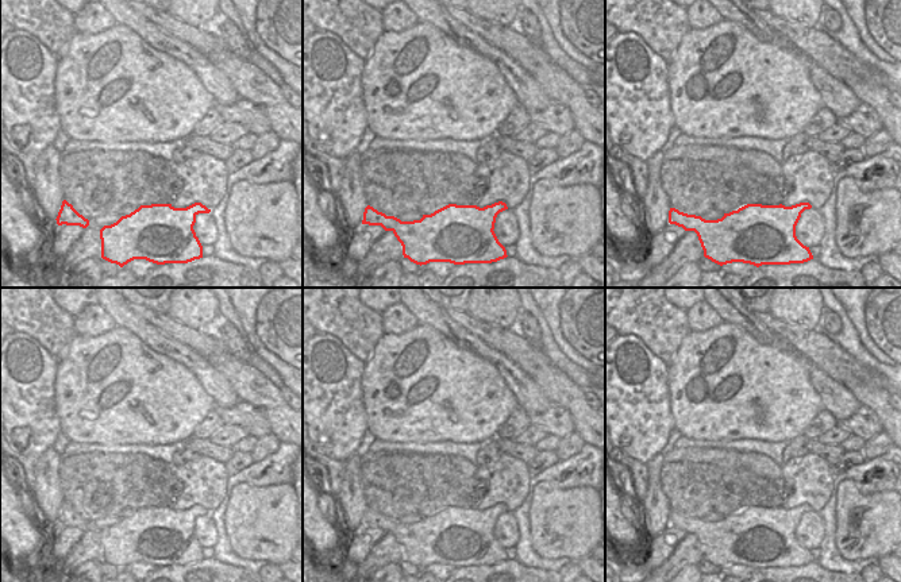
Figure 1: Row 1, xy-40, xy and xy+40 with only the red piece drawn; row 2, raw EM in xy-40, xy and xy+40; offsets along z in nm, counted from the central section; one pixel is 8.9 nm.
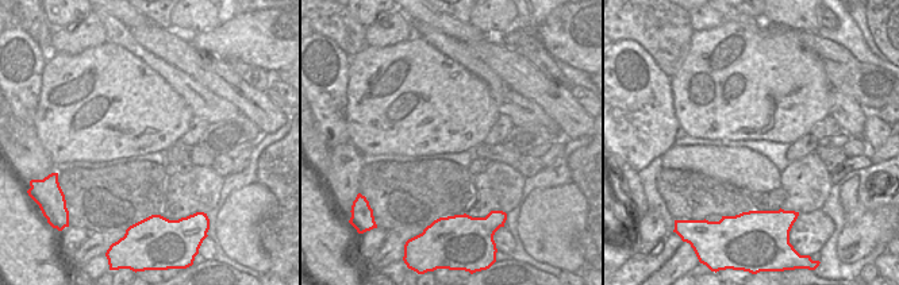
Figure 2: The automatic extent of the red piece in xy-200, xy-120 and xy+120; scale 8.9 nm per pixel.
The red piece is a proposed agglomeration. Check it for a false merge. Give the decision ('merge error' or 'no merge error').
merge error

